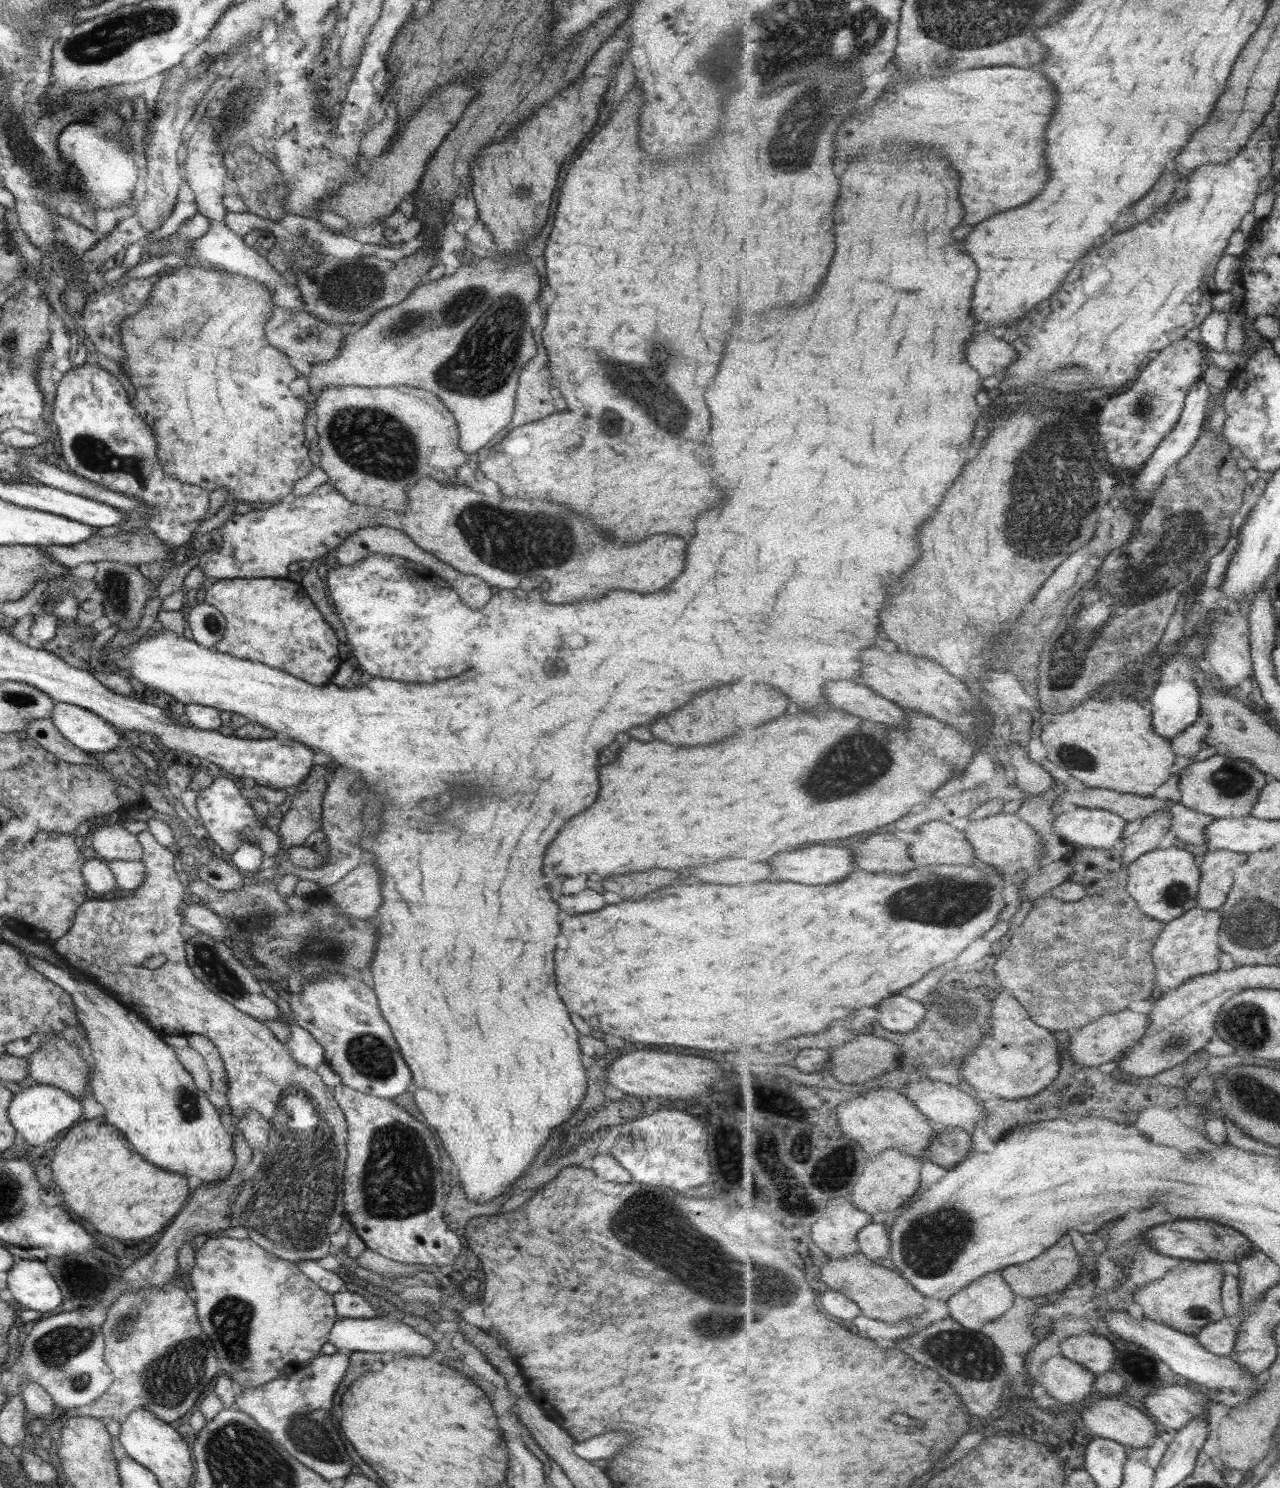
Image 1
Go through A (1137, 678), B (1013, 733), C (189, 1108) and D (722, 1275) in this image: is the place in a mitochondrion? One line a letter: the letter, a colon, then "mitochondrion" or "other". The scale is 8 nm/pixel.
A: other
B: other
C: mitochondrion
D: mitochondrion

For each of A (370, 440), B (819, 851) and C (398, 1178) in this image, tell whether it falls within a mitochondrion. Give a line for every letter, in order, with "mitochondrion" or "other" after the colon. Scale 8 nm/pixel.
A: mitochondrion
B: other
C: mitochondrion

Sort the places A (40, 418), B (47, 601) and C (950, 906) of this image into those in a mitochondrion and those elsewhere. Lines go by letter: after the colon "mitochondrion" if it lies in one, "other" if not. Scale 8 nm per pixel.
A: other
B: other
C: mitochondrion

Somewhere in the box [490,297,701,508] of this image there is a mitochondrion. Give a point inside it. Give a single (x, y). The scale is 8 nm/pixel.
(643, 385)

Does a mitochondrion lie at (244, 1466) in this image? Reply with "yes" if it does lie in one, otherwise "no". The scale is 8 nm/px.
yes

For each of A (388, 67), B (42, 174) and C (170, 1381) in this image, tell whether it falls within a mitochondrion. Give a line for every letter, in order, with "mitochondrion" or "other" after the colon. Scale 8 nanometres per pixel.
A: other
B: mitochondrion
C: mitochondrion

